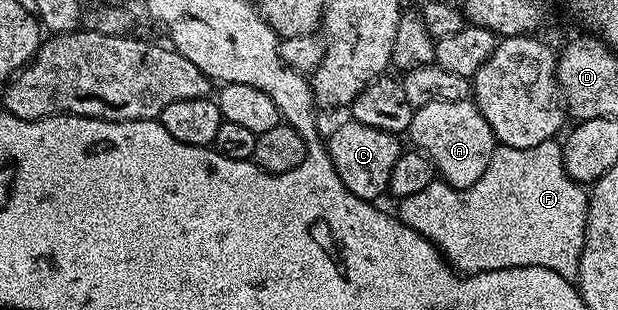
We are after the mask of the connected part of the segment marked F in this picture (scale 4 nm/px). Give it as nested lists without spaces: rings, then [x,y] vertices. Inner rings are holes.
[[[557,140],[540,143],[540,147],[495,148],[488,163],[488,171],[467,189],[453,189],[436,179],[424,191],[408,195],[397,202],[398,220],[412,227],[423,237],[430,238],[442,251],[442,256],[463,274],[487,273],[512,267],[548,267],[560,275],[577,278],[586,242],[588,193],[568,175],[562,158],[562,147]]]

